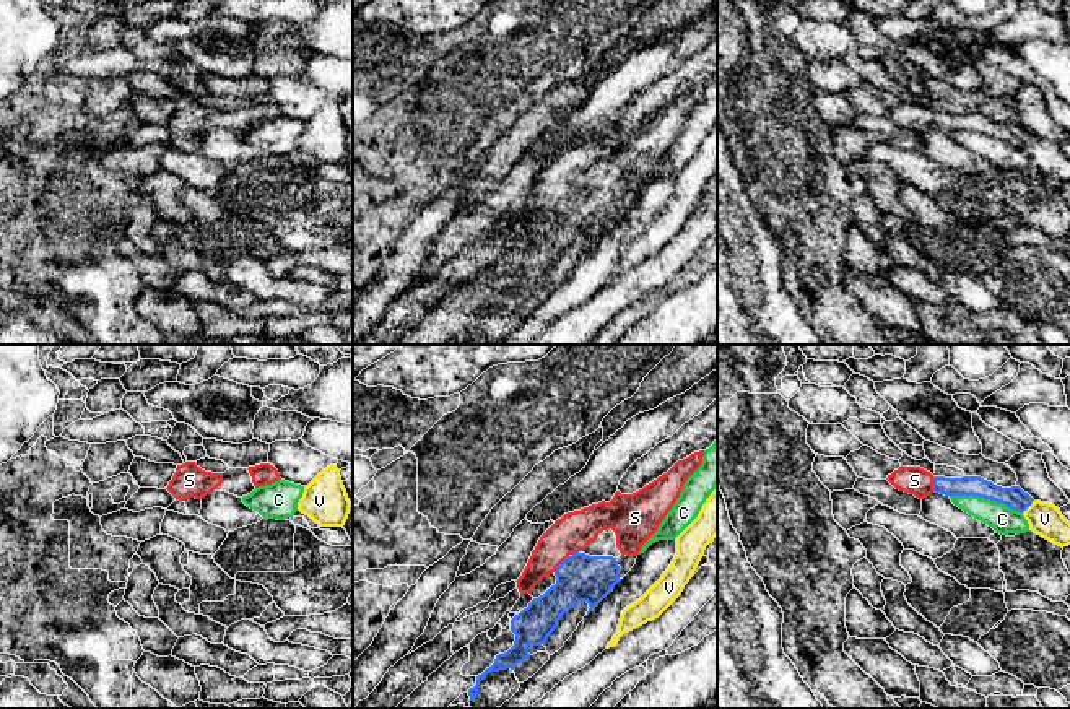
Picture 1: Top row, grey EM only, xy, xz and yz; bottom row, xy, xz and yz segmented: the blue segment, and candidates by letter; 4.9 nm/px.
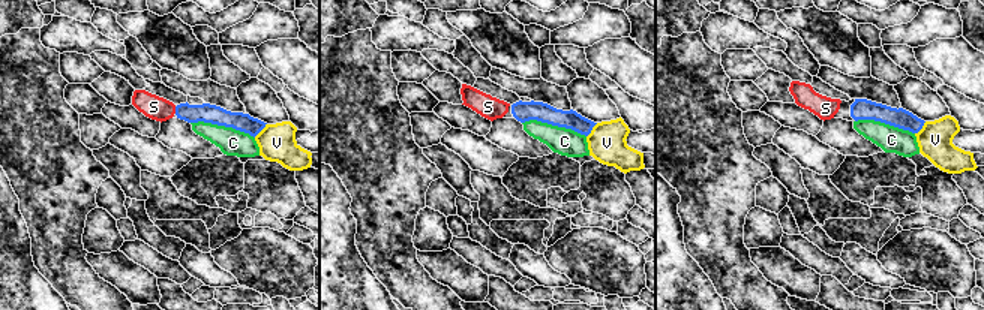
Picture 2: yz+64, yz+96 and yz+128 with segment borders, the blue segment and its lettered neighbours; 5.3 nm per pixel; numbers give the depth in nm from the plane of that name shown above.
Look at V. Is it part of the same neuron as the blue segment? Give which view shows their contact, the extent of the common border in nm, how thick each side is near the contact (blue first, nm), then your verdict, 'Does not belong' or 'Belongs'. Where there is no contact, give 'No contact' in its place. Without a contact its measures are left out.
Touches blue in yz. Shared border 90 nm. Thickness 110 nm (blue) against 160 nm. Does not belong

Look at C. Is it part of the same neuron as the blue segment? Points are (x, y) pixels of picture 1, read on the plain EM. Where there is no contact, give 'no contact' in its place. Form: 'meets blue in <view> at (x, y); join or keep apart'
meets blue in yz at (986, 134); keep apart

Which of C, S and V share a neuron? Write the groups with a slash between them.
C / S / V

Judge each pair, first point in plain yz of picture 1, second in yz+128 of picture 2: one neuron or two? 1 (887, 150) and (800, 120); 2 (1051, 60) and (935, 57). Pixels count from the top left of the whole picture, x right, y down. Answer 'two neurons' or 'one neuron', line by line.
1: two neurons
2: one neuron

